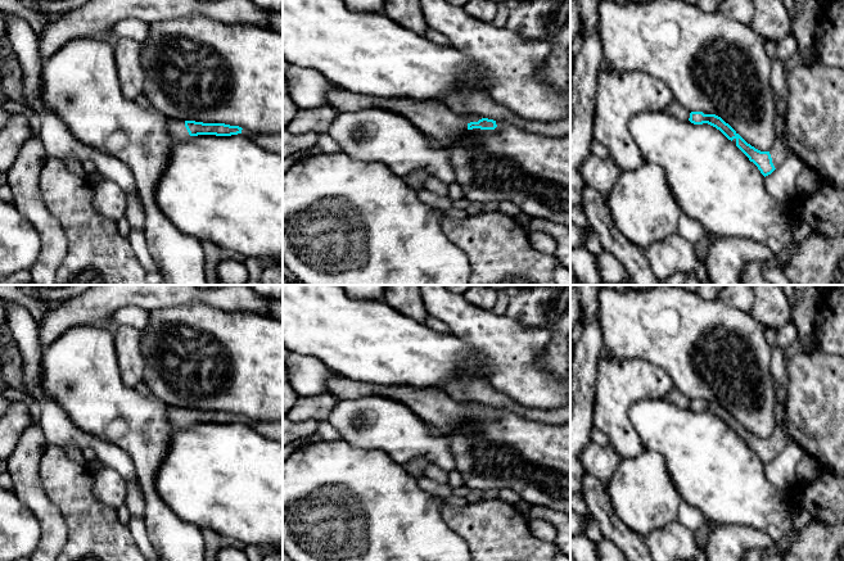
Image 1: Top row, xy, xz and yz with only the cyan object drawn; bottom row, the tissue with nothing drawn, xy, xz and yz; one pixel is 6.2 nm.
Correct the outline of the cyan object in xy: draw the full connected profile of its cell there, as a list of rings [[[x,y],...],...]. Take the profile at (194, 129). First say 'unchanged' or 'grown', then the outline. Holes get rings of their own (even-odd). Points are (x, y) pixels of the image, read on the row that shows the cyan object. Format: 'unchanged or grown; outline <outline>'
grown; outline [[[167,118],[168,132],[176,141],[182,141],[190,136],[198,135],[216,135],[216,136],[231,136],[244,134],[251,136],[263,149],[283,154],[283,135],[259,135],[251,134],[249,131],[225,123],[203,123],[195,121],[179,121]]]

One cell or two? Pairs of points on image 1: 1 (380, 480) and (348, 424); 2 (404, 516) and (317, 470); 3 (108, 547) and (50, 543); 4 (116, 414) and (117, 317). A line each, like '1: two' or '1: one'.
1: two
2: one
3: two
4: two

